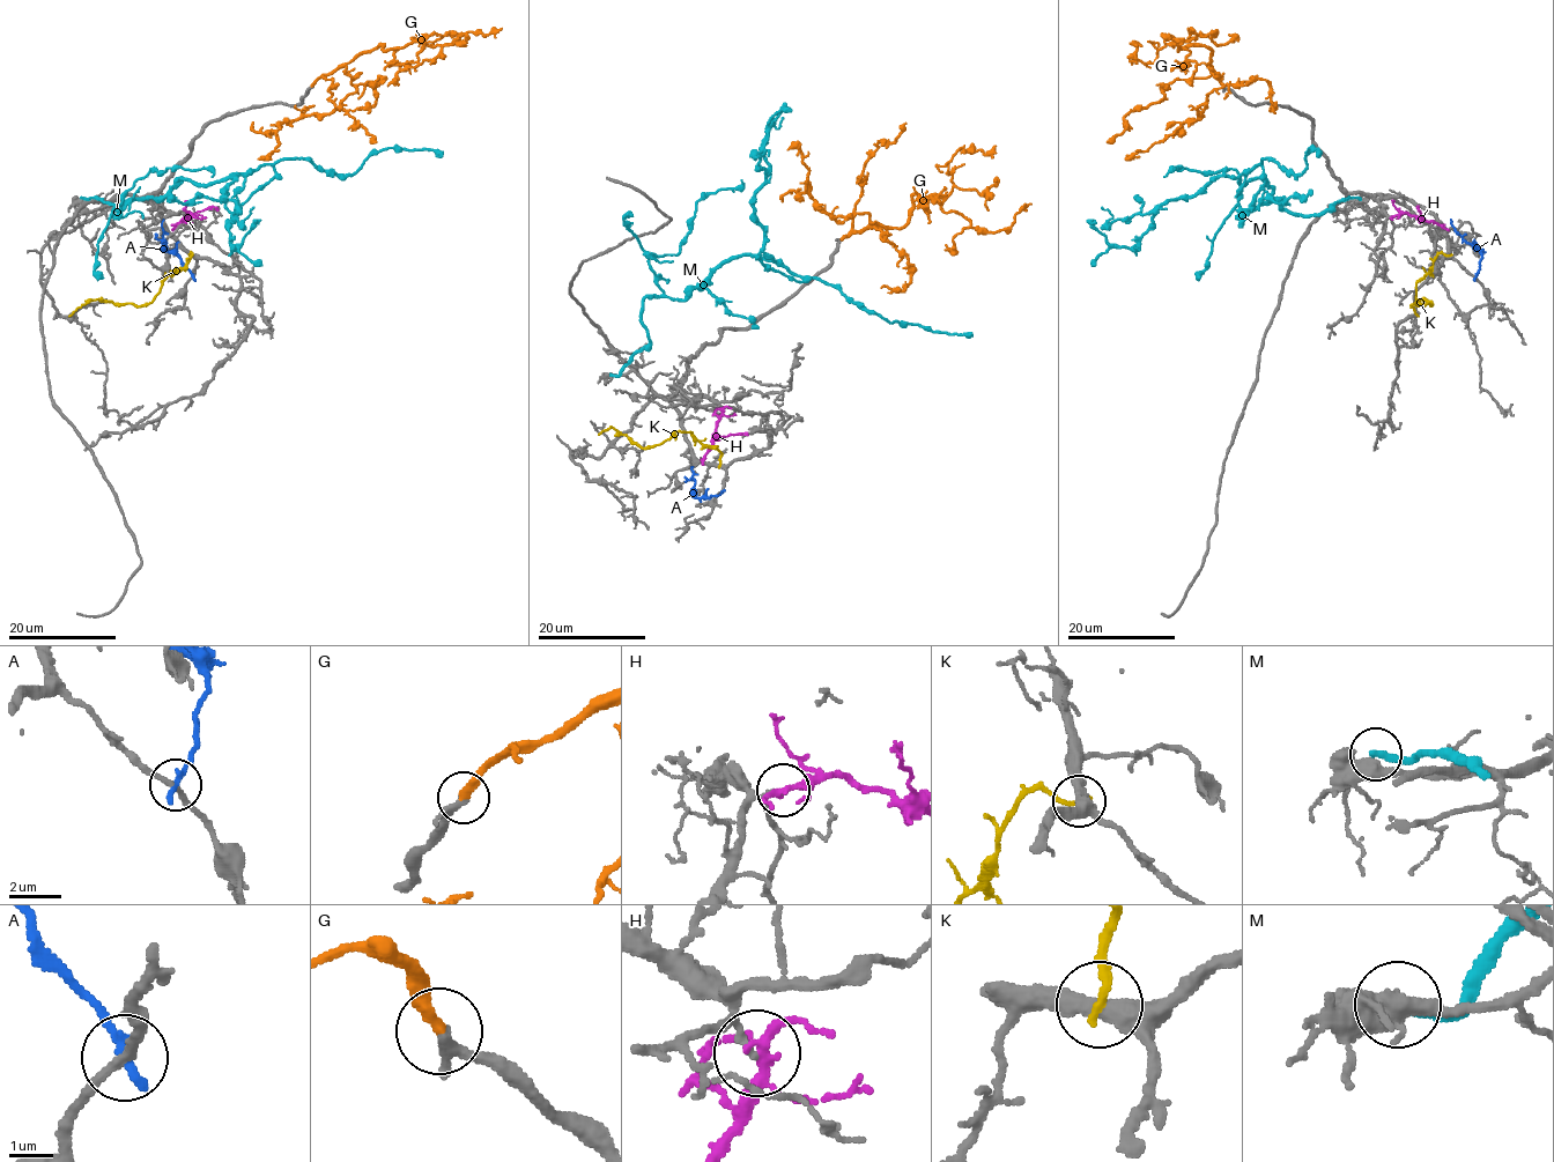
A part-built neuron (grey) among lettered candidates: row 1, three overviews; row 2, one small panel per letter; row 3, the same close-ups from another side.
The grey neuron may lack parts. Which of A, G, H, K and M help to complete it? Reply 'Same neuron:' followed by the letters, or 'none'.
Same neuron: G

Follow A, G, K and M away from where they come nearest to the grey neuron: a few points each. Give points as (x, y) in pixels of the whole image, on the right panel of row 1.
A: (1475, 276), (1481, 252), (1463, 238), (1451, 219)
G: (1223, 86), (1206, 45), (1178, 50), (1184, 41), (1216, 34), (1200, 36), (1189, 28)
K: (1449, 254), (1438, 253), (1430, 269), (1416, 285), (1416, 304), (1432, 303), (1420, 300), (1411, 305), (1419, 317)
M: (1359, 197), (1292, 215), (1259, 178), (1240, 182), (1266, 158), (1301, 175), (1310, 148), (1319, 154)

